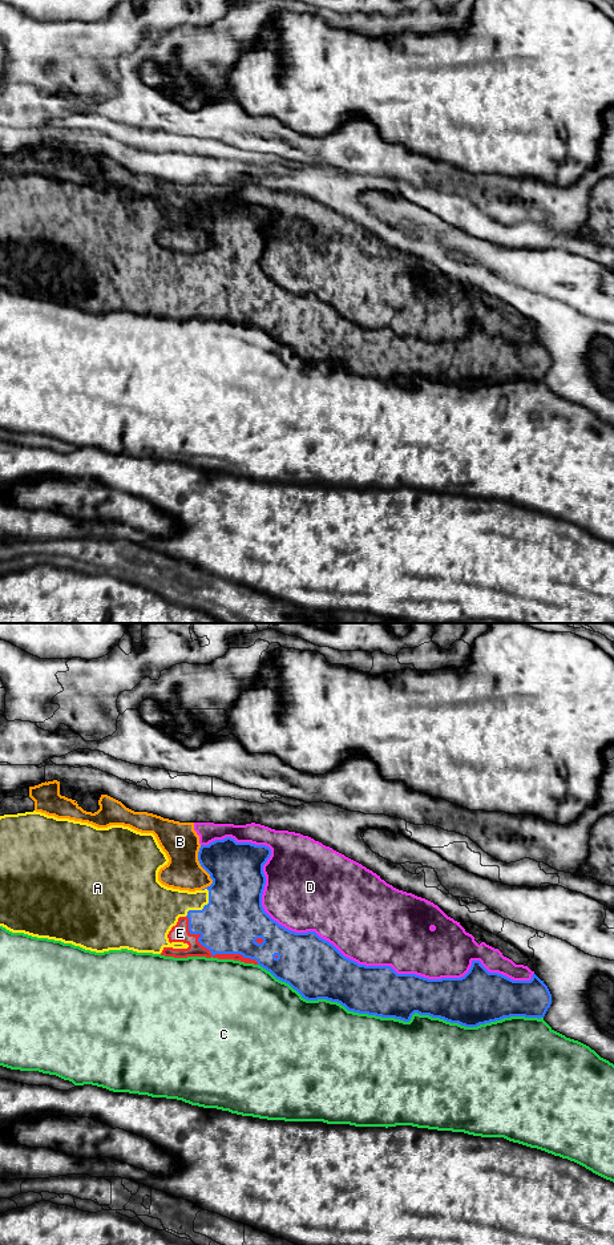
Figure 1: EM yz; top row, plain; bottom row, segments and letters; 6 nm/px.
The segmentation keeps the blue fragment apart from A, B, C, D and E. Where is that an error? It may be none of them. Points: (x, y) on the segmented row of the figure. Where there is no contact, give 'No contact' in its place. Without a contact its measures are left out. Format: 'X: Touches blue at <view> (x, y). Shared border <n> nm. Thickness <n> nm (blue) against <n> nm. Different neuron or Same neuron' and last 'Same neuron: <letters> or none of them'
A: Touches blue at yz (204, 908). Shared border 220 nm. Thickness 360 nm (blue) against 240 nm. Same neuron
B: Touches blue at yz (202, 866). Shared border 280 nm. Thickness 320 nm (blue) against 220 nm. Different neuron
C: Touches blue at yz (402, 1019). Shared border 1750 nm. Thickness 300 nm (blue) against 500 nm. Different neuron
D: Touches blue at yz (335, 948). Shared border 2150 nm. Thickness 360 nm (blue) against 500 nm. Different neuron
E: Touches blue at yz (213, 954). Shared border 550 nm. Thickness 360 nm (blue) against 110 nm. Same neuron
Same neuron: A, E

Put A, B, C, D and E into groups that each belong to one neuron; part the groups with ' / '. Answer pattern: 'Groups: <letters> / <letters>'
Groups: A E / B D / C

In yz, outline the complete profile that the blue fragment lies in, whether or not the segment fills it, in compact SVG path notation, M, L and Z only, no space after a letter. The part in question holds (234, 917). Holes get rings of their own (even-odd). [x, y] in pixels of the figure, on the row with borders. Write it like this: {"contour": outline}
{"contour": "M36 811L4 814L0 816L0 926L12 933L61 941L96 953L128 949L174 958L213 957L254 963L288 983L307 1001L327 999L340 1003L348 1011L404 1022L409 1022L417 1012L477 1027L510 1016L540 1019L550 1007L552 994L536 974L530 981L513 981L489 973L480 961L472 961L469 971L461 978L428 979L416 974L397 974L391 966L359 965L315 931L295 933L286 929L262 906L266 885L263 865L270 856L271 849L266 845L237 842L231 837L201 845L198 861L213 884L203 890L179 890L158 881L158 872L167 865L169 858L153 833L141 833L124 825L97 828Z"}

